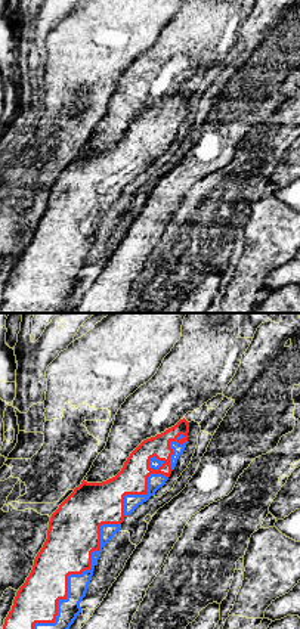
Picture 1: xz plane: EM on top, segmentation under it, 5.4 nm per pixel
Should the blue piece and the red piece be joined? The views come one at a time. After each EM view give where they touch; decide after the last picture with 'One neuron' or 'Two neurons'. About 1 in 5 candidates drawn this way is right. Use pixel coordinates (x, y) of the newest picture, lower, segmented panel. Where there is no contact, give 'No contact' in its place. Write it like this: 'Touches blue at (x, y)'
Touches blue at (76, 575)

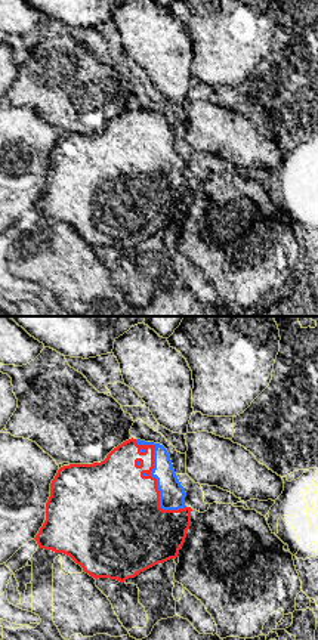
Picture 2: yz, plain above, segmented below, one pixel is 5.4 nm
Touches blue at (154, 476)

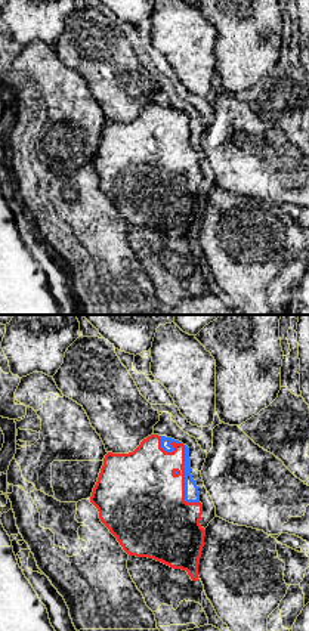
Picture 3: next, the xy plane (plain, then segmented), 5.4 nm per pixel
Touches blue at (185, 479)

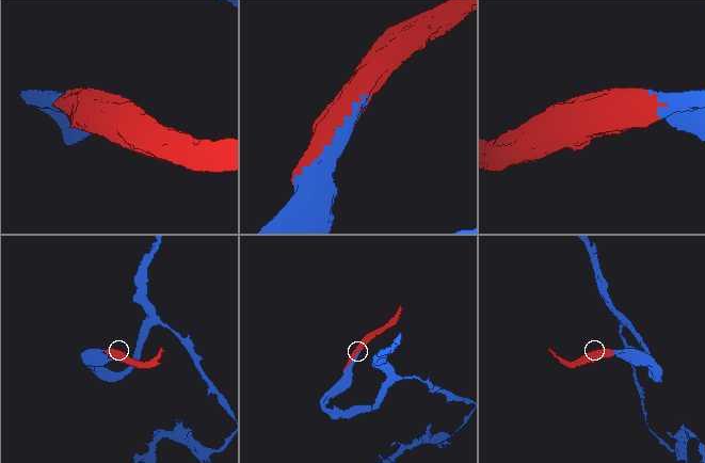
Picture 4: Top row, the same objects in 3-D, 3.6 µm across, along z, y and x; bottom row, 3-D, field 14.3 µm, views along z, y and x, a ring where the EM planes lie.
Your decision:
One neuron

